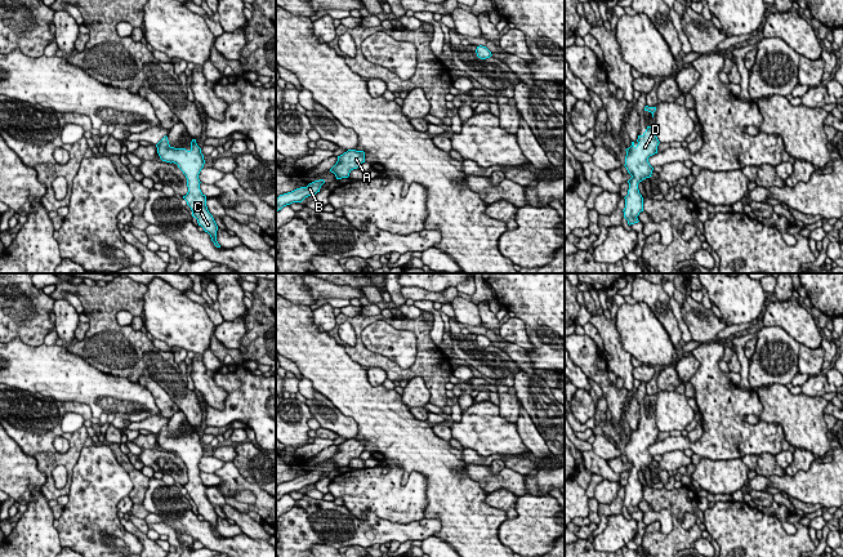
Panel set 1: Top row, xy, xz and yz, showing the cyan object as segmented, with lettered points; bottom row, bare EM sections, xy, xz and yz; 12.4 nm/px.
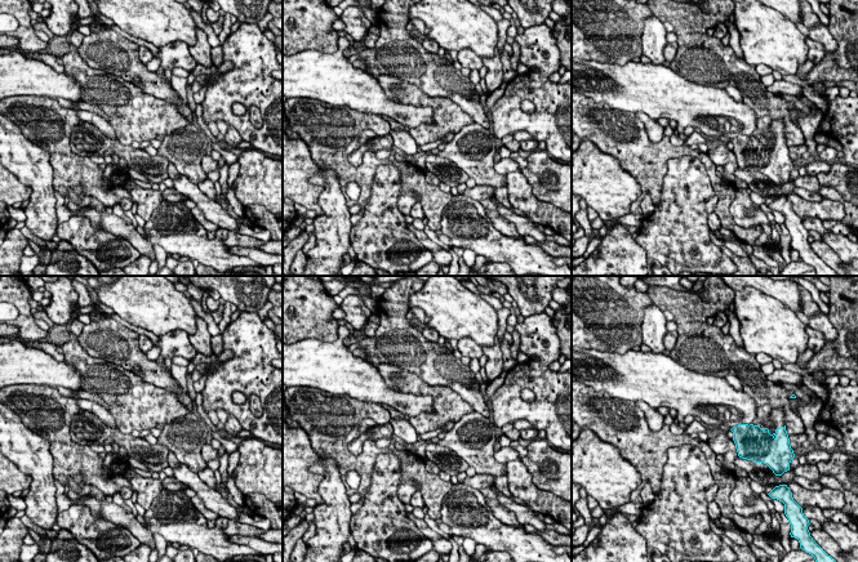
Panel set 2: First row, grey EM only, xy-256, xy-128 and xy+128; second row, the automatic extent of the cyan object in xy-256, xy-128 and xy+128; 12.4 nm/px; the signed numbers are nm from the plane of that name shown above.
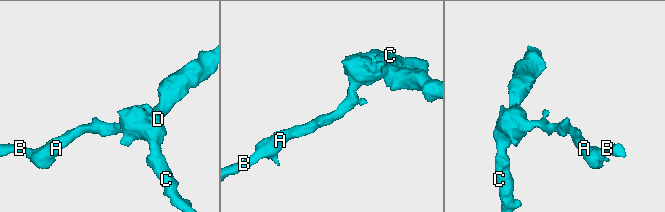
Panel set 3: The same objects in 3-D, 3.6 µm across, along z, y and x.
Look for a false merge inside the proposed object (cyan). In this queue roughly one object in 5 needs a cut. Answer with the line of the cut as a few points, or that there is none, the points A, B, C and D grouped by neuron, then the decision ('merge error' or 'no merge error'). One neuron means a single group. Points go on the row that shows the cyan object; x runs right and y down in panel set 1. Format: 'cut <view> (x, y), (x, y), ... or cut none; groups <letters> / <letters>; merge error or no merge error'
cut none; groups A B C D; no merge error

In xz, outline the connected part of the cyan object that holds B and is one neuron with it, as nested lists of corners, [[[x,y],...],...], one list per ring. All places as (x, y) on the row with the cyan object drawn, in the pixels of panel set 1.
[[[324,179],[315,181],[307,187],[300,187],[291,192],[280,195],[276,199],[276,211],[281,210],[286,205],[290,205],[293,202],[302,202],[305,197],[316,195],[317,192],[320,192],[320,188],[324,183]]]

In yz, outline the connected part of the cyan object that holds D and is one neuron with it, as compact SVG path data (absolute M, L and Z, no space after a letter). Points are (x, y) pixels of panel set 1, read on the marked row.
M647 126L642 135L638 135L638 144L632 142L626 148L625 168L632 178L628 181L629 190L625 199L624 218L628 224L638 223L638 215L643 211L643 197L639 193L638 183L646 178L652 177L654 168L648 162L648 157L657 153L659 139L656 137L655 126Z

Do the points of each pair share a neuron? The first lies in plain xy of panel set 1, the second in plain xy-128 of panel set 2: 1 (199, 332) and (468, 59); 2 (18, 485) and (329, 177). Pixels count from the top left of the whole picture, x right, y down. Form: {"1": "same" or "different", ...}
{"1": "different", "2": "different"}

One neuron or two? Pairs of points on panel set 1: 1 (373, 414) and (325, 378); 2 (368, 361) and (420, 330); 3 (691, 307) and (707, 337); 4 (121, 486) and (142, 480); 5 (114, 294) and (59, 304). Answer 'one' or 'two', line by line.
1: one
2: one
3: one
4: two
5: two

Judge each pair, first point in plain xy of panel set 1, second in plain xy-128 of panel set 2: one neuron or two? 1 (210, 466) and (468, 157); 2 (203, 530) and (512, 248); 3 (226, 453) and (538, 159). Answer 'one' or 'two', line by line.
1: one
2: one
3: two

